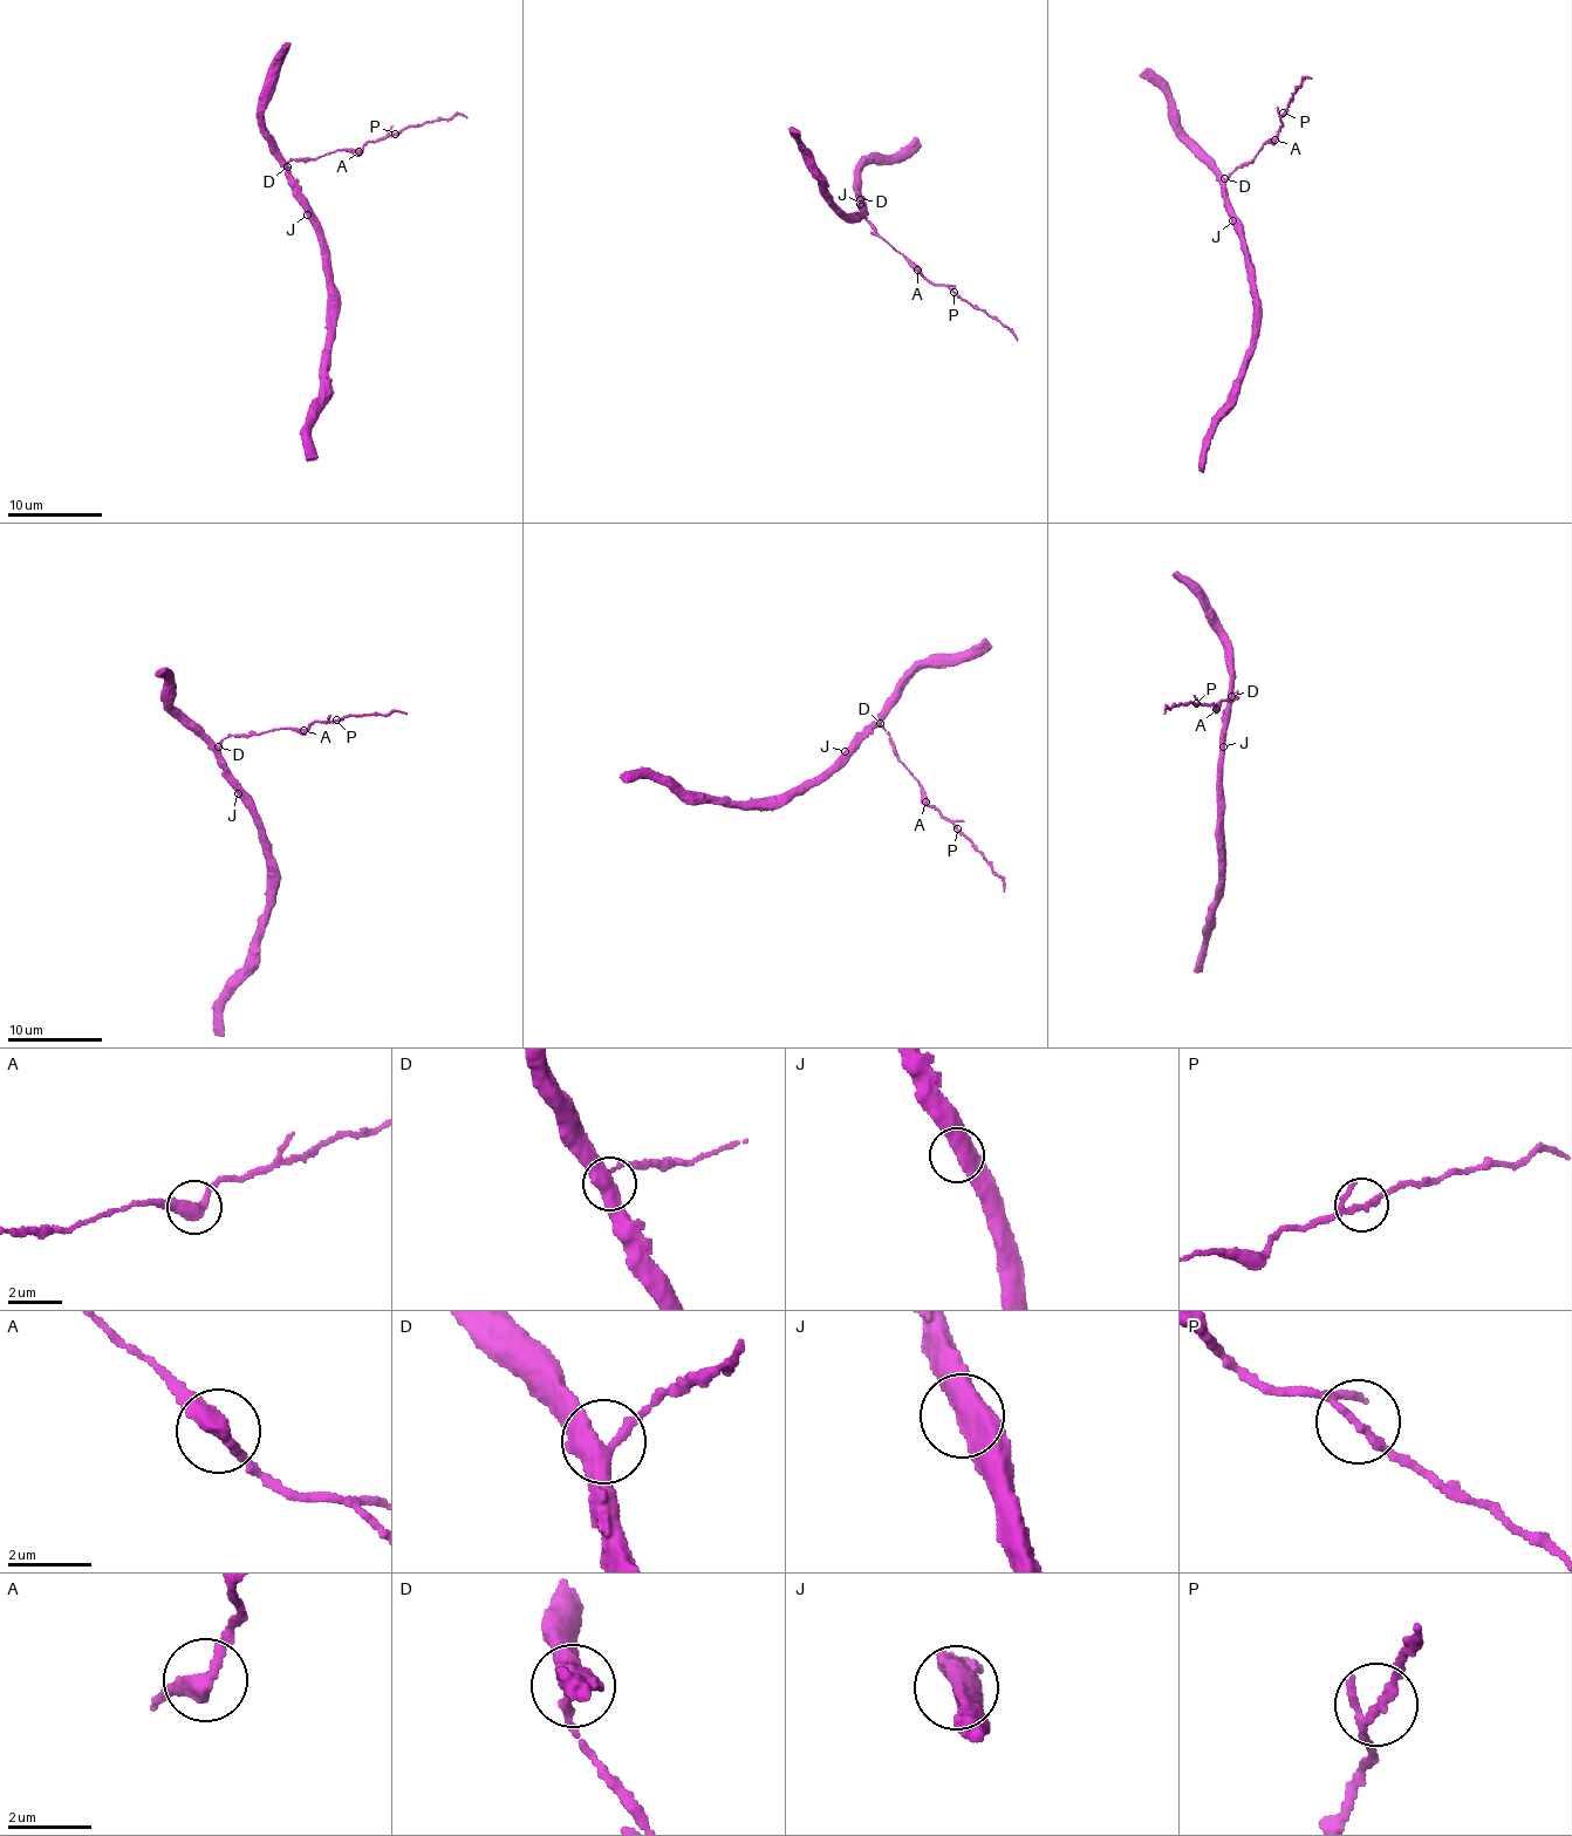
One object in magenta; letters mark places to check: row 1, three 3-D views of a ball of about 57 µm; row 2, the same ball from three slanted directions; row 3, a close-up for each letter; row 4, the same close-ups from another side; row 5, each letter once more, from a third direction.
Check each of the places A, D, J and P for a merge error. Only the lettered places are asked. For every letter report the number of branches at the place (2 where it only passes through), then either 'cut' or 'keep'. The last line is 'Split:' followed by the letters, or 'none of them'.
A: 2 | keep
D: 3 | keep
J: 2 | keep
P: 3 | keep
Split: none of them

